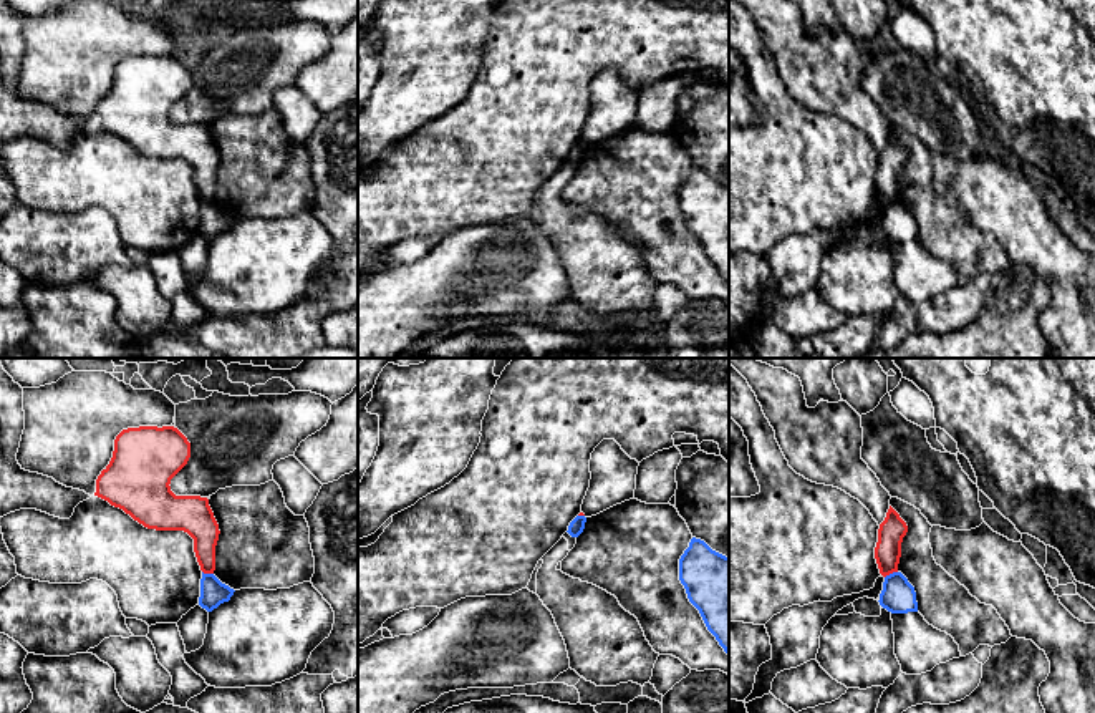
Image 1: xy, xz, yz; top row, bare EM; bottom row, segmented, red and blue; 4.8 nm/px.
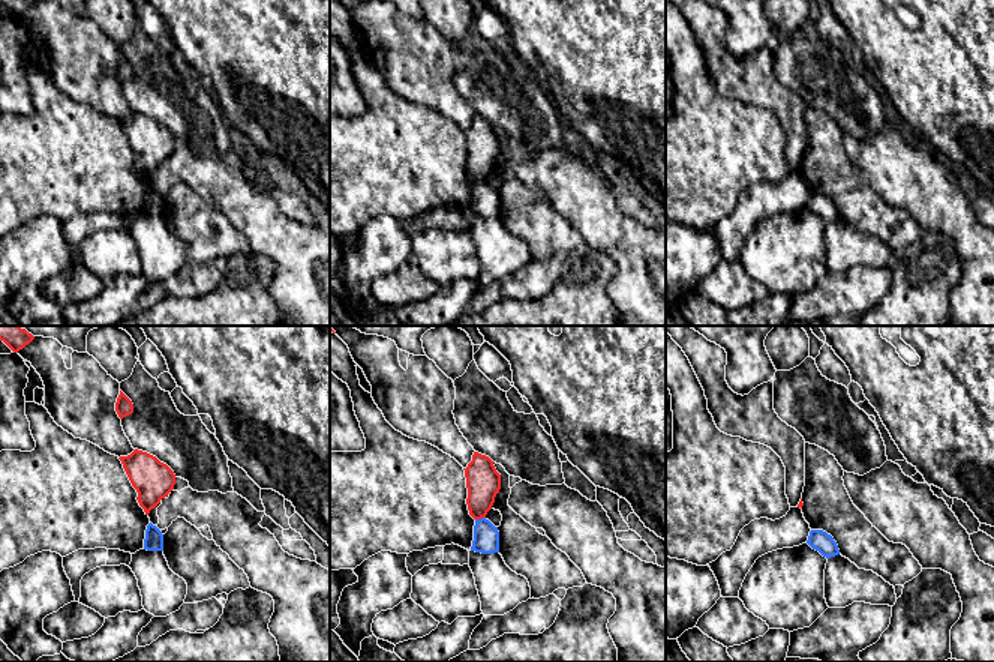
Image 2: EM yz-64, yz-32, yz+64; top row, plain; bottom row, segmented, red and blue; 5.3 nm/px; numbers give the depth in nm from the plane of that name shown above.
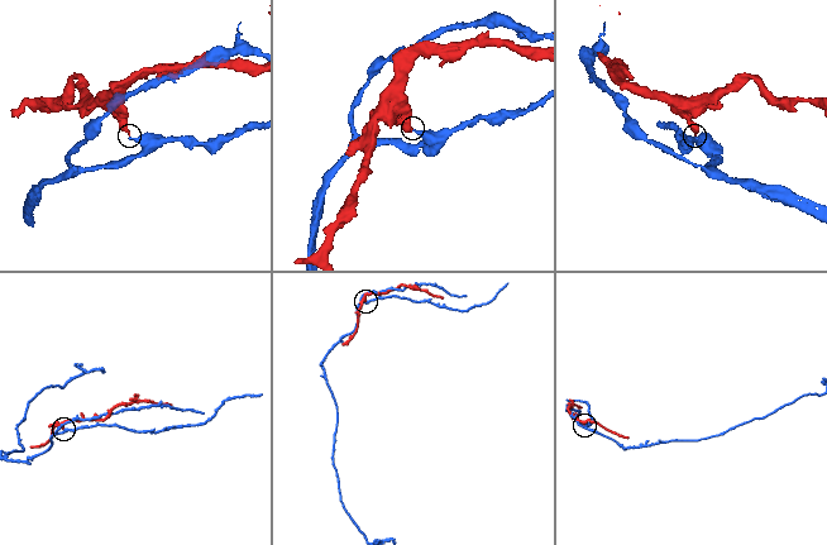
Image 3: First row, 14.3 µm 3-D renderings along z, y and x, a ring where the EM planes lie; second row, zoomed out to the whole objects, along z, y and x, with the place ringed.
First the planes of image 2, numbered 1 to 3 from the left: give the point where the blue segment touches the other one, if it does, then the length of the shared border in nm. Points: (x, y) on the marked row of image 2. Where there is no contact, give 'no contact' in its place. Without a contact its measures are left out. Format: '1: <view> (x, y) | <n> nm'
1: no contact
2: yz-32 (480, 518) | 60 nm
3: no contact

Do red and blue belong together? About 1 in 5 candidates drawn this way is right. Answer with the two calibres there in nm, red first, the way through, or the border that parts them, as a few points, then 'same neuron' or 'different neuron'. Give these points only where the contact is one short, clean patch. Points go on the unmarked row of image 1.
calibres 130 and 170 nm; border yz (897, 199), (885, 206); different neuron

